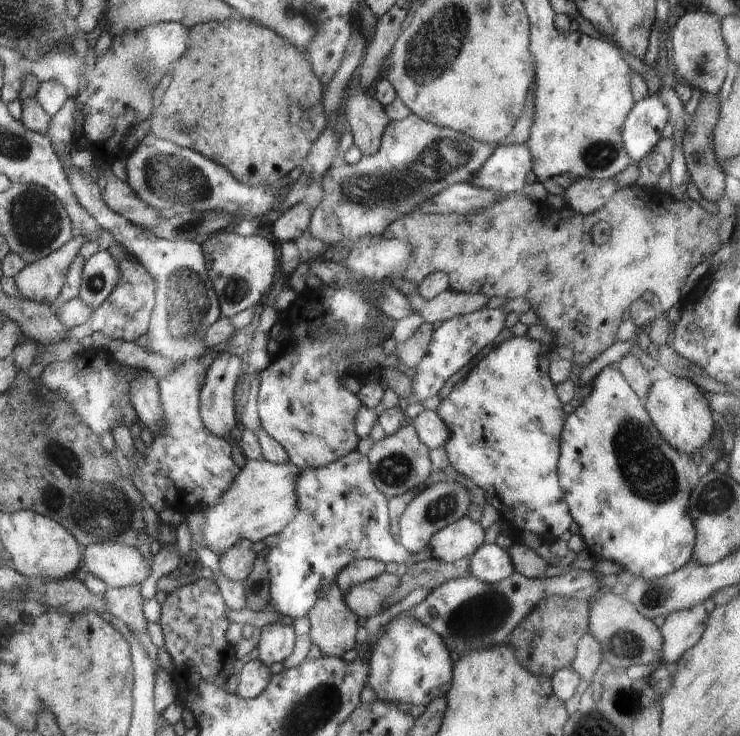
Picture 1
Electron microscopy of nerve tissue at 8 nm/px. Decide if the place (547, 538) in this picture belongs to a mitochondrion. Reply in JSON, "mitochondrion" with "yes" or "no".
{"mitochondrion":"no"}

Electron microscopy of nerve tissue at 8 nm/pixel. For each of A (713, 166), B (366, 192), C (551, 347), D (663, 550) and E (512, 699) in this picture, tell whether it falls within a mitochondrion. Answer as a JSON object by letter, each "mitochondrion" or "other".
{"A":"other","B":"mitochondrion","C":"other","D":"other","E":"other"}

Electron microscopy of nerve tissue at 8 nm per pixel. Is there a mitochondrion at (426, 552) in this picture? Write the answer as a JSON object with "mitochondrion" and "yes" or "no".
{"mitochondrion":"no"}

